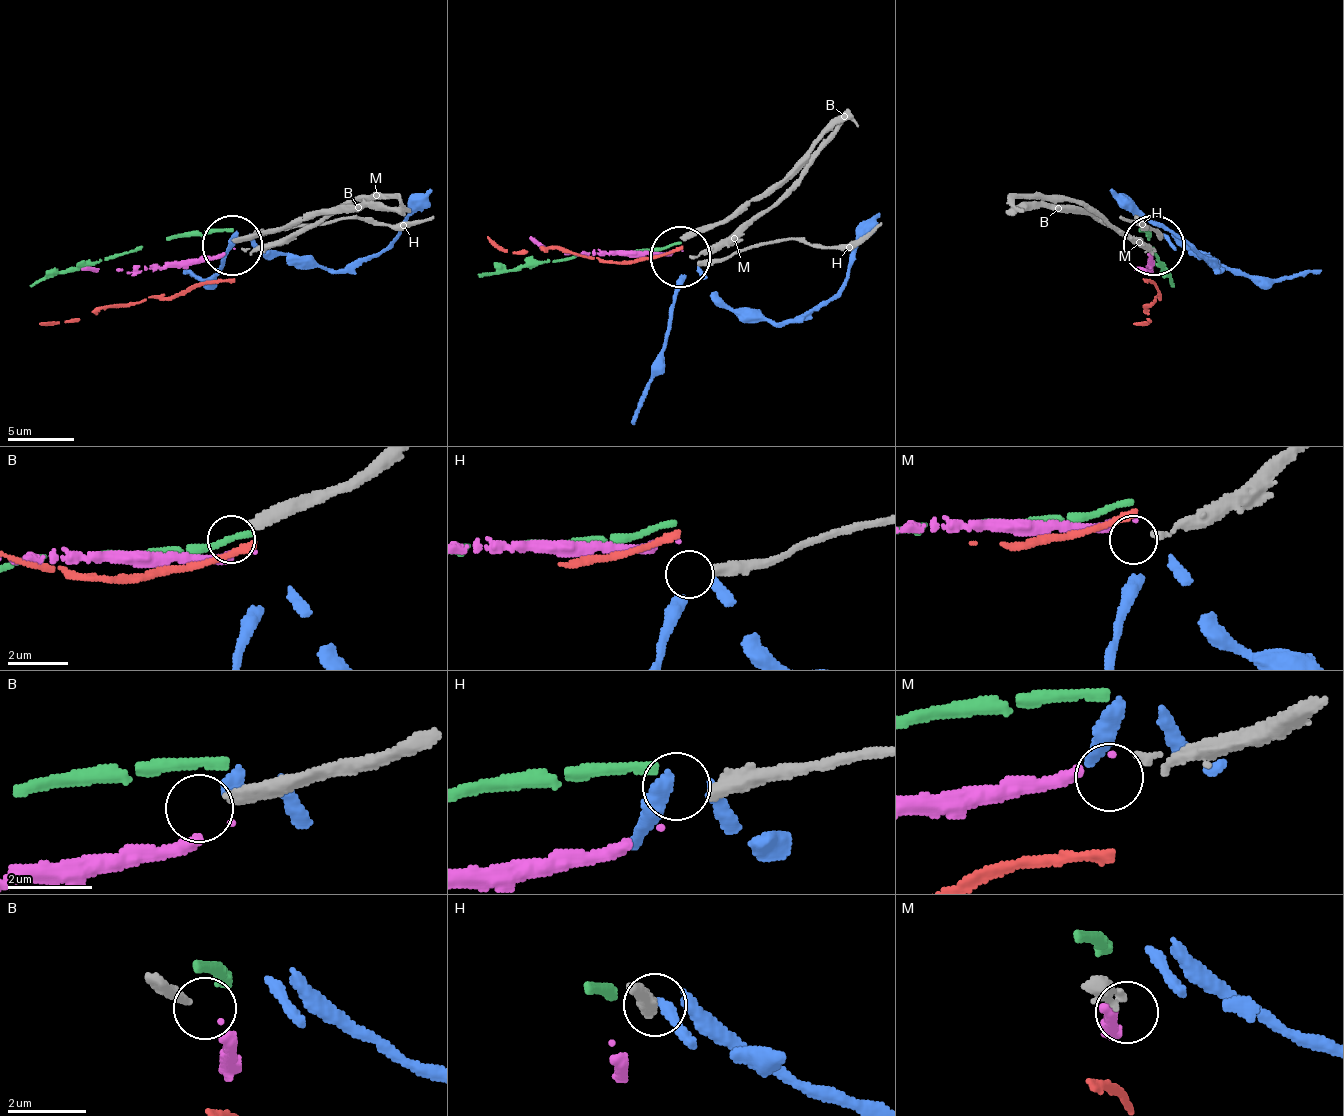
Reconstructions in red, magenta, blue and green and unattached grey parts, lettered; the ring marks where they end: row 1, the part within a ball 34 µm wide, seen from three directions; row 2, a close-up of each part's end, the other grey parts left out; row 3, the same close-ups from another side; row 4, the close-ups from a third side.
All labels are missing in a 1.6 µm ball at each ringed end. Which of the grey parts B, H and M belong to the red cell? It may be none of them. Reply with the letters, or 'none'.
none

